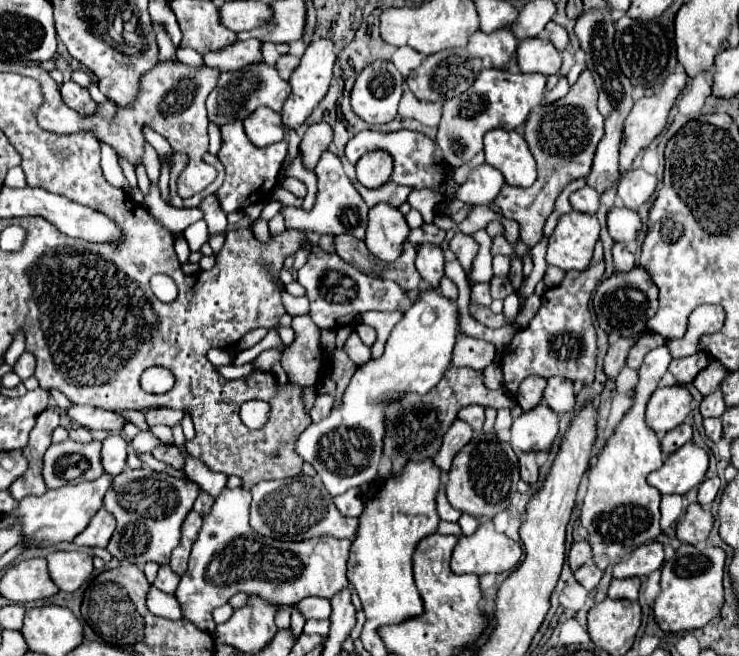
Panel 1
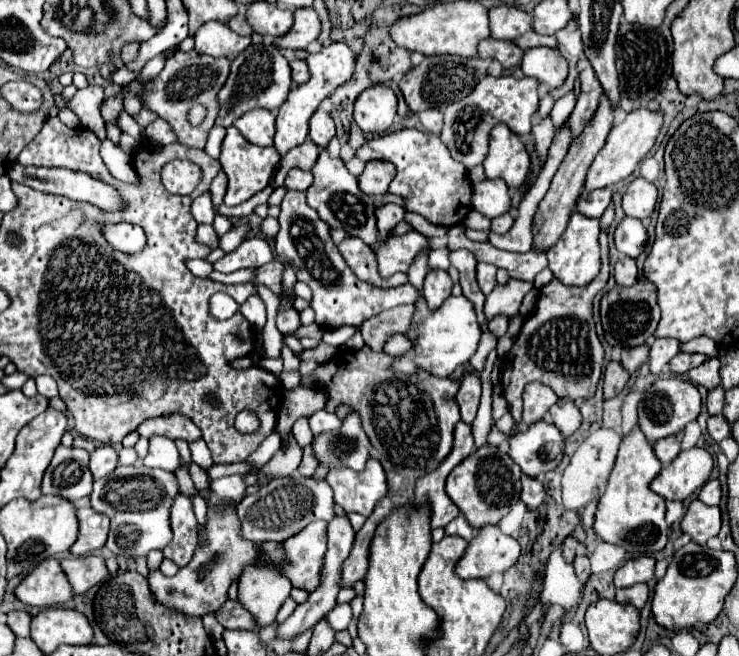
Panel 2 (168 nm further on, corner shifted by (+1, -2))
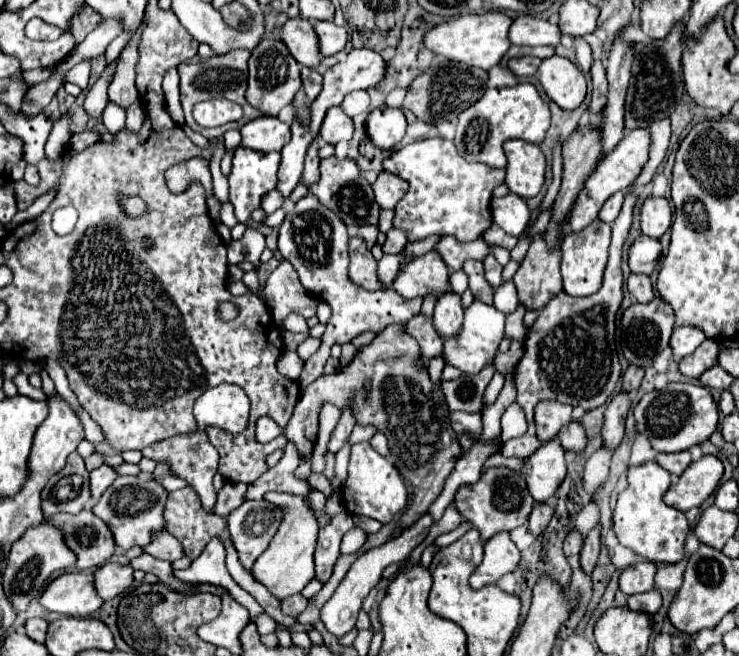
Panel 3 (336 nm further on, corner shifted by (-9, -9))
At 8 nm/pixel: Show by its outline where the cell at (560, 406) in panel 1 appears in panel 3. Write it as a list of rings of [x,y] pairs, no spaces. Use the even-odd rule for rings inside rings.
[[[575,421],[571,425],[565,425],[559,431],[557,439],[561,441],[565,451],[573,451],[573,453],[581,453],[585,449],[585,445],[587,445],[587,437],[583,433],[583,427],[579,423],[575,423]]]

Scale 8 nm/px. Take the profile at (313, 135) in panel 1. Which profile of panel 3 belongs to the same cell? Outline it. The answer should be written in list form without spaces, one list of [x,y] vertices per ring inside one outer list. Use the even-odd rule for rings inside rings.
[[[331,107],[323,119],[319,135],[331,145],[339,141],[349,141],[353,137],[353,121],[343,113],[341,107]]]

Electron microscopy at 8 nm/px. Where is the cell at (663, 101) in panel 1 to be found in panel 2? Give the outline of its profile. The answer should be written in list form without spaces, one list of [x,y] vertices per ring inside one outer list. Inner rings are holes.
[[[637,108],[633,112],[627,114],[627,118],[613,126],[609,136],[607,136],[607,144],[603,146],[603,150],[597,154],[597,158],[593,160],[587,180],[585,180],[585,188],[587,190],[595,190],[595,188],[607,188],[619,180],[625,180],[635,166],[647,156],[647,152],[653,148],[657,134],[661,130],[663,124],[663,110],[647,110],[647,108]]]

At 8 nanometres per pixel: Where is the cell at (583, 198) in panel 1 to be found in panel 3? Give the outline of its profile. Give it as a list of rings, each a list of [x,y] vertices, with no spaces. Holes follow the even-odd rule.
[[[621,191],[615,193],[615,195],[611,195],[611,197],[605,201],[605,205],[603,205],[601,213],[599,213],[599,219],[611,225],[611,223],[615,221],[615,217],[619,215],[619,211],[621,211],[621,203],[623,203],[623,193],[621,193]]]

